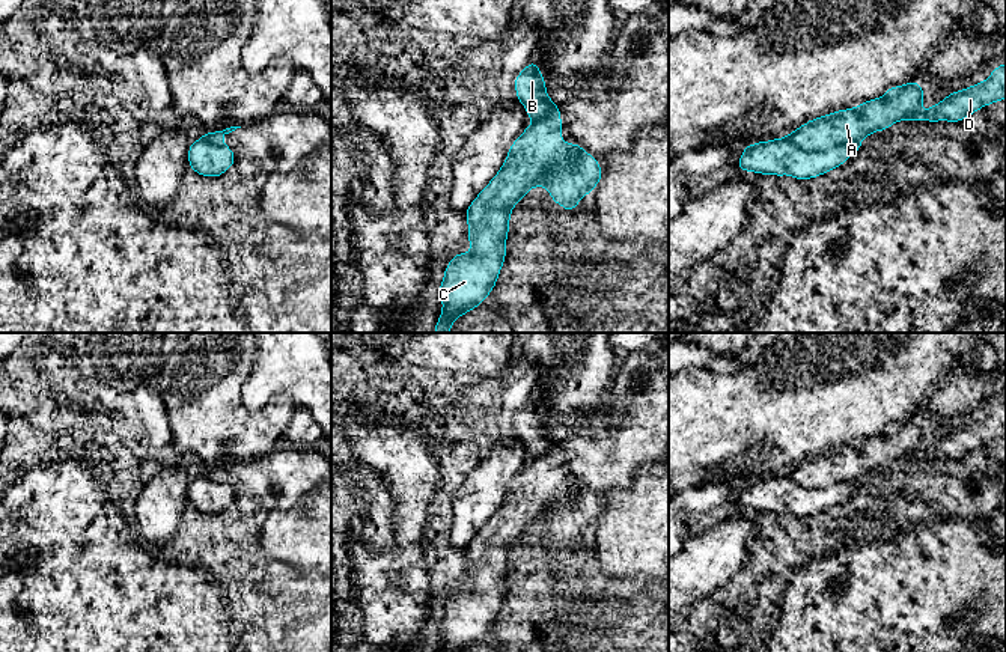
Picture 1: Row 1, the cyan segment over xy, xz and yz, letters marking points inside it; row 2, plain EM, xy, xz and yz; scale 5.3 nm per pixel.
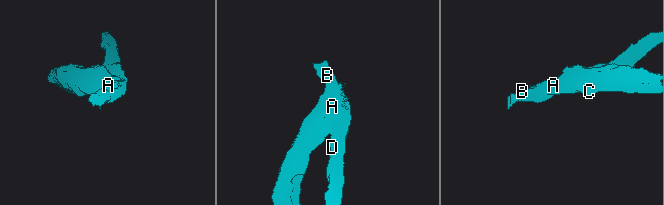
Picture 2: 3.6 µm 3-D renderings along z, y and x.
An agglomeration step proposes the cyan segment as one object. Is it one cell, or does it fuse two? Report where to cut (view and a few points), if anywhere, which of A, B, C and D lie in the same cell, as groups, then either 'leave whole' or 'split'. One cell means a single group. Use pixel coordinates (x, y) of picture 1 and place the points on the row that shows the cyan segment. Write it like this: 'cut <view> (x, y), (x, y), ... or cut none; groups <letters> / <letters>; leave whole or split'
cut yz (786, 137), (804, 149), (829, 149), (860, 140); groups A C / B D; split

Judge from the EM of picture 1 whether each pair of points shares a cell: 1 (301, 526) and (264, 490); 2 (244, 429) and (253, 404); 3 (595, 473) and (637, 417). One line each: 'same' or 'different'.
1: different
2: different
3: same

